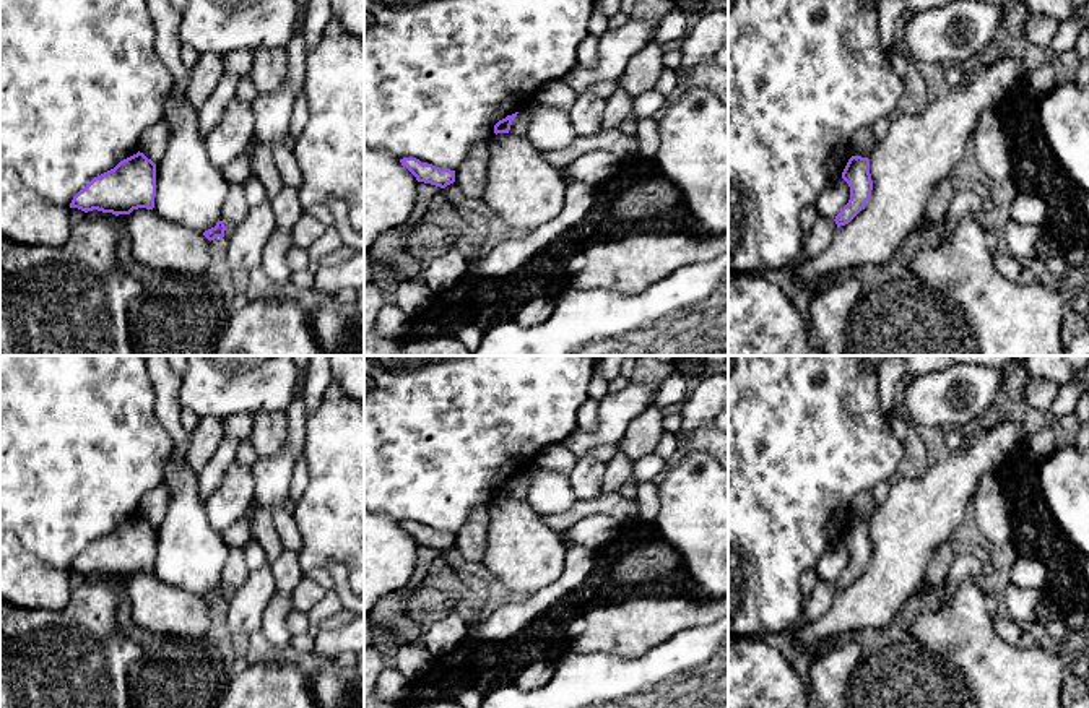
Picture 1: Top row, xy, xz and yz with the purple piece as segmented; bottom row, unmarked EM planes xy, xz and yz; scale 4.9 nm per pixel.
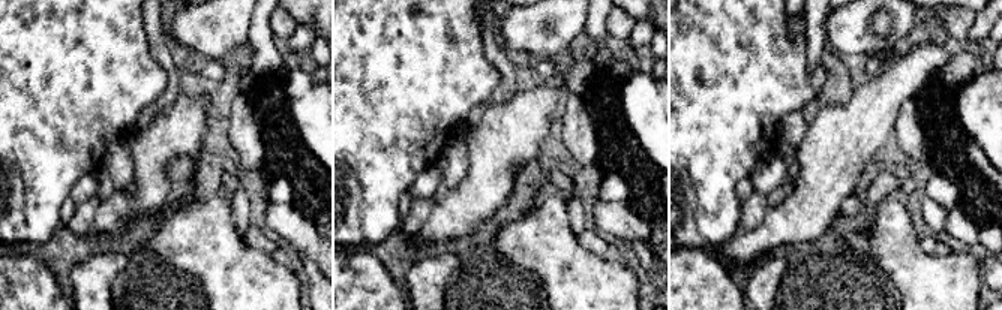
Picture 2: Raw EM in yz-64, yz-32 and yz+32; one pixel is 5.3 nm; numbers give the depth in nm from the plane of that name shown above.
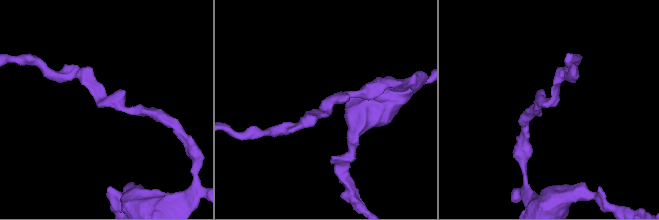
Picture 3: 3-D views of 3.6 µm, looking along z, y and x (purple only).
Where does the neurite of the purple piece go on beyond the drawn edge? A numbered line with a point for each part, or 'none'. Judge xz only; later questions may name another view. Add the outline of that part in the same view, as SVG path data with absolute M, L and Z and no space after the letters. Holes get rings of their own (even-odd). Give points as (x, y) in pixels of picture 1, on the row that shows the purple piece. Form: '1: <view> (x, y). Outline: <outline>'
none

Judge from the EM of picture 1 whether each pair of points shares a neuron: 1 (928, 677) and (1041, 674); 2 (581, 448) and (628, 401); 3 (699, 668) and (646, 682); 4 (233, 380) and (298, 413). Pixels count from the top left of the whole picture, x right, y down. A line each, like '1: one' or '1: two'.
1: two
2: one
3: one
4: two

